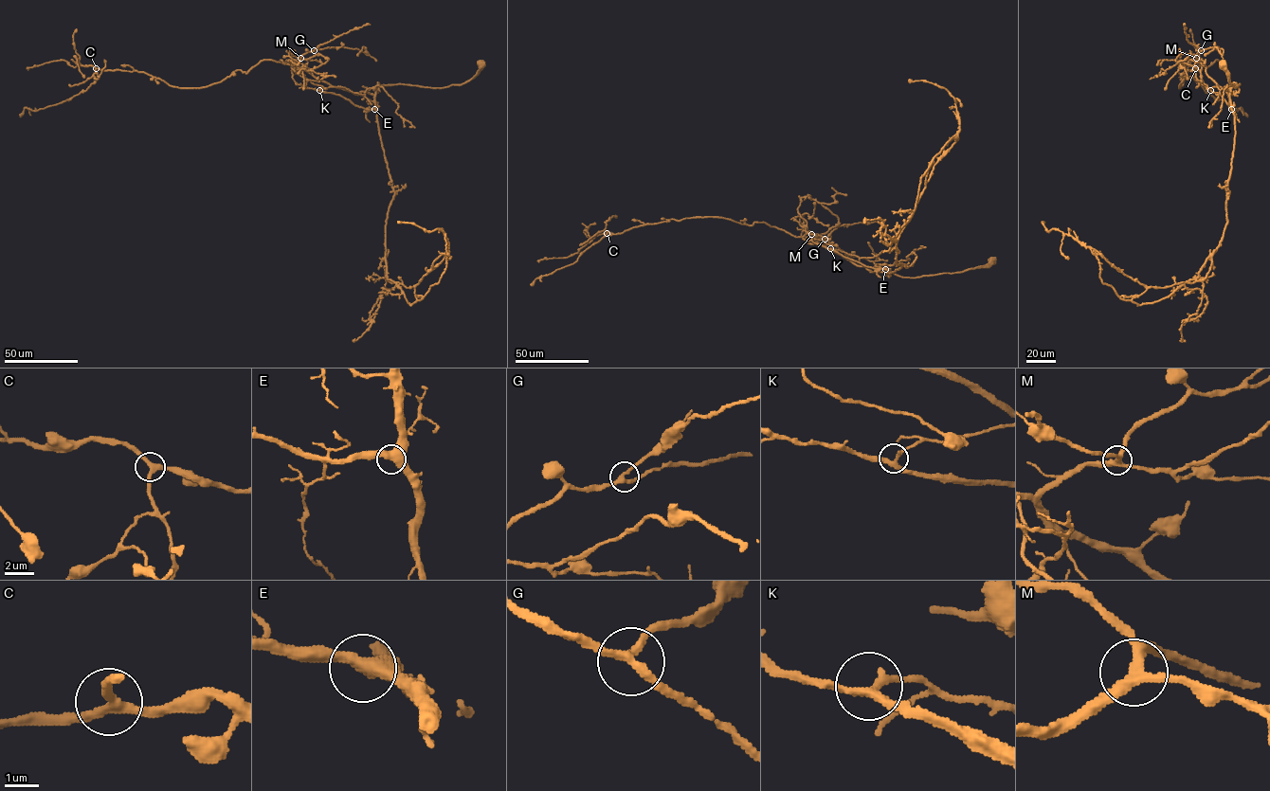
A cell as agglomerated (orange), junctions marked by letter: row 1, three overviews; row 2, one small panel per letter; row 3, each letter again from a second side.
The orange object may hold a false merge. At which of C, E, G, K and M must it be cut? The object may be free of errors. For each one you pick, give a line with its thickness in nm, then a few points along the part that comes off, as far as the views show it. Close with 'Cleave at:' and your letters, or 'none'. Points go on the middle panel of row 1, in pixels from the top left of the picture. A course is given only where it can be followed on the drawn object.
Cleave at: none

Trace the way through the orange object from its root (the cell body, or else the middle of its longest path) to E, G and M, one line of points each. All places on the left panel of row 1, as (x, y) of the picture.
E: (481, 63), (471, 79), (462, 84), (441, 88), (382, 85), (376, 91), (374, 109)
G: (481, 63), (462, 84), (382, 85), (376, 90), (378, 82), (374, 95), (354, 94), (293, 62), (314, 50)
M: (481, 63), (462, 84), (376, 90), (378, 82), (373, 95), (334, 86), (296, 65), (300, 58)

